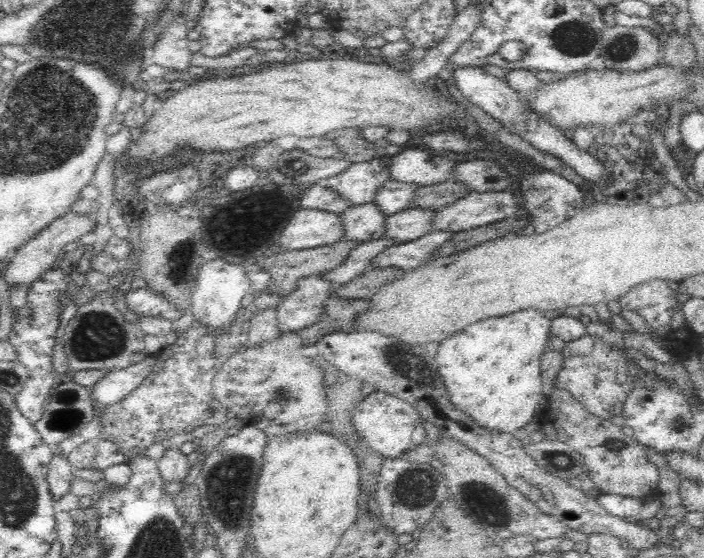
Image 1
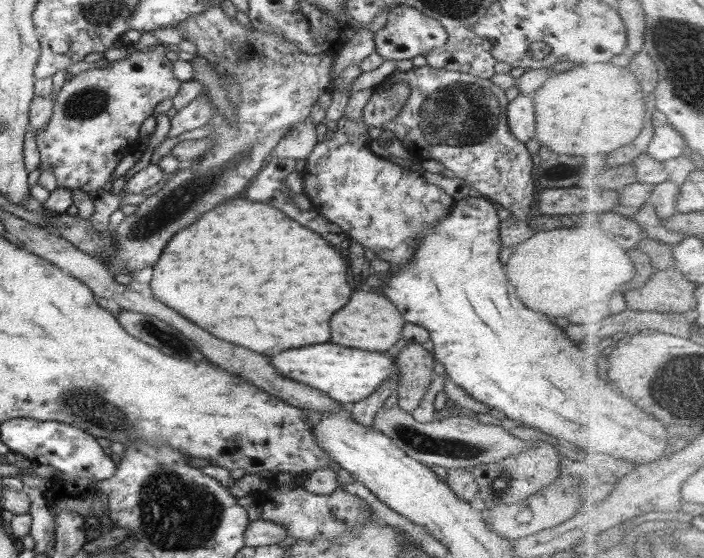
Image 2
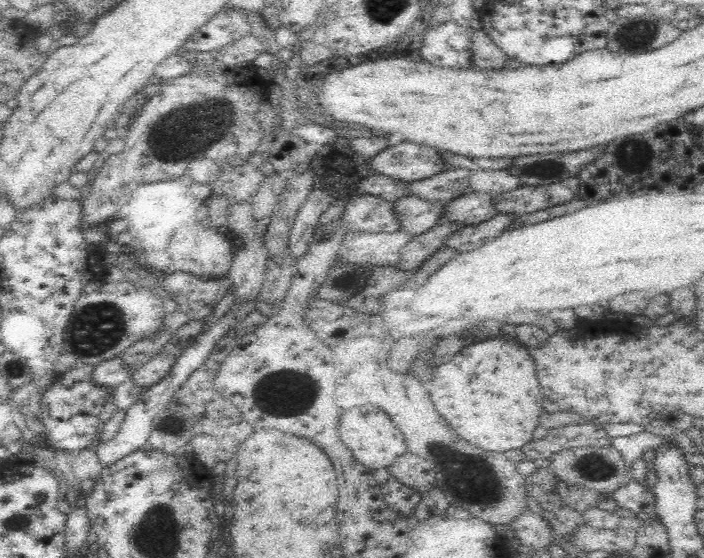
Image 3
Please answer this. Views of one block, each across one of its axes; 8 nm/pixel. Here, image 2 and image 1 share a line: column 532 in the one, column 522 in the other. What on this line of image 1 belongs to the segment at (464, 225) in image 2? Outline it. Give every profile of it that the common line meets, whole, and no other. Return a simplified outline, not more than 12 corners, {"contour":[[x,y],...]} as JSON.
{"contour":[[552,315],[466,326],[435,359],[451,404],[513,433],[539,415]]}

